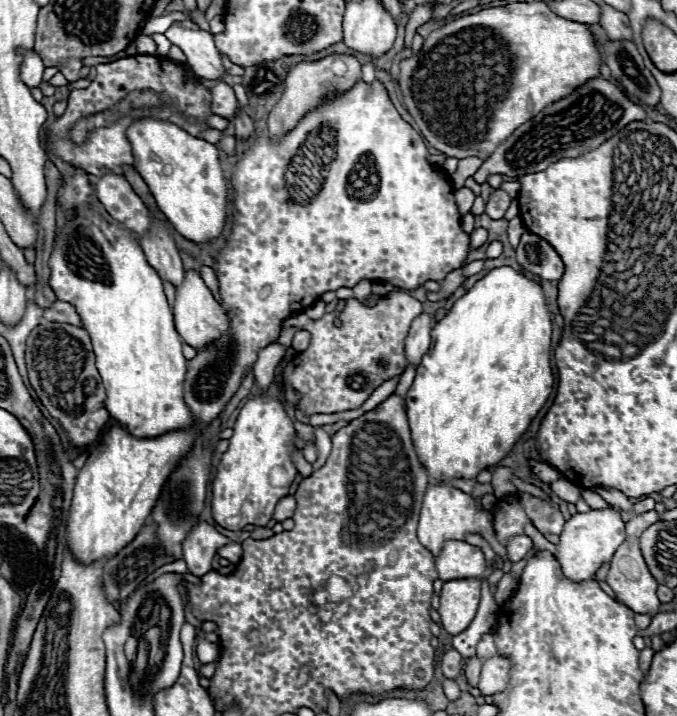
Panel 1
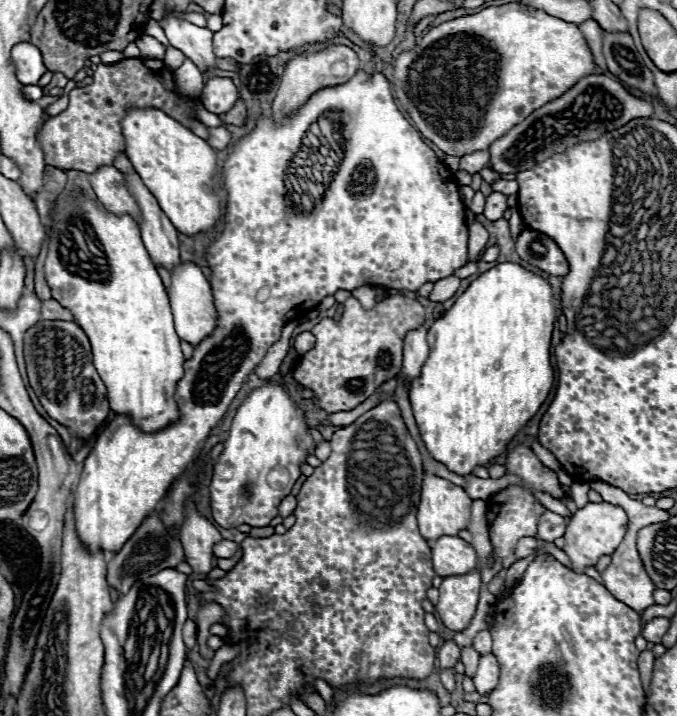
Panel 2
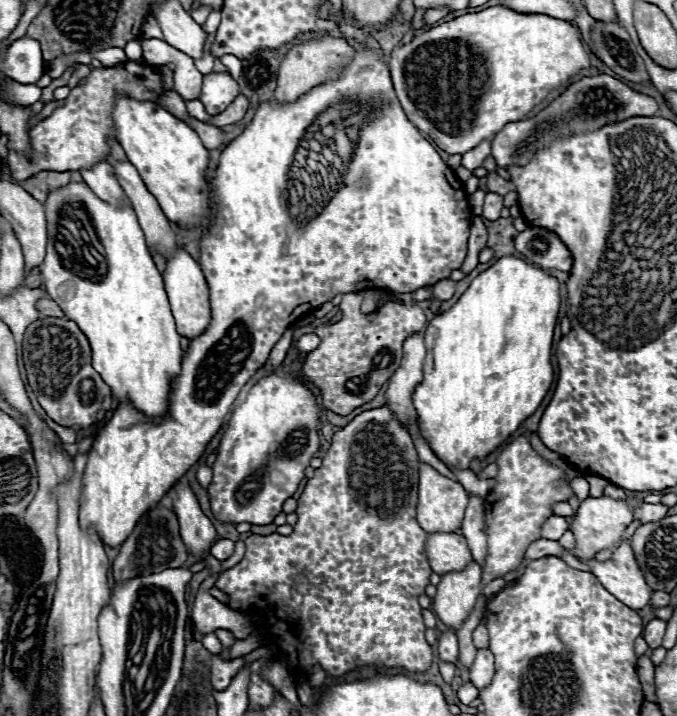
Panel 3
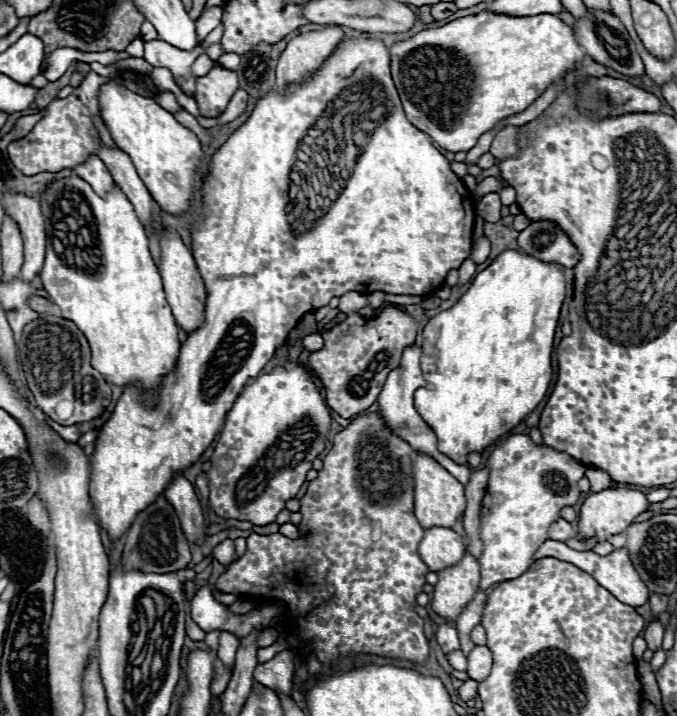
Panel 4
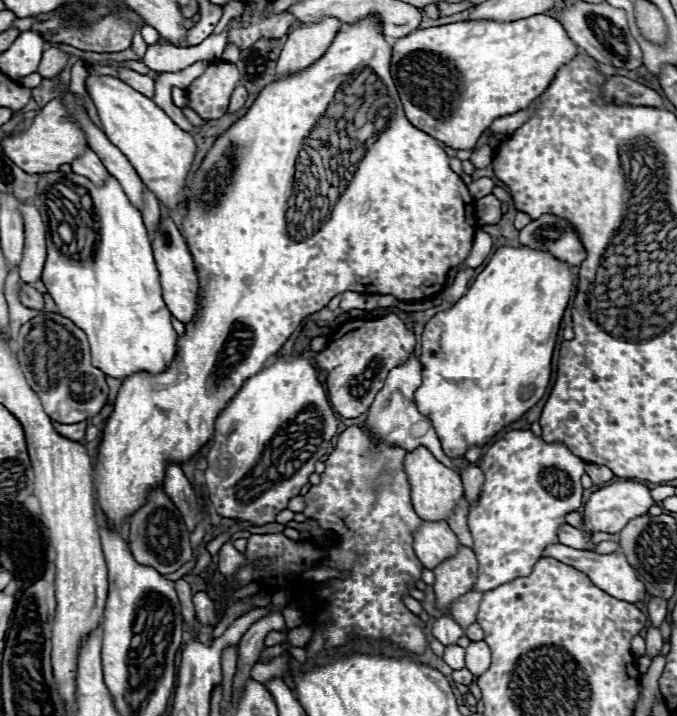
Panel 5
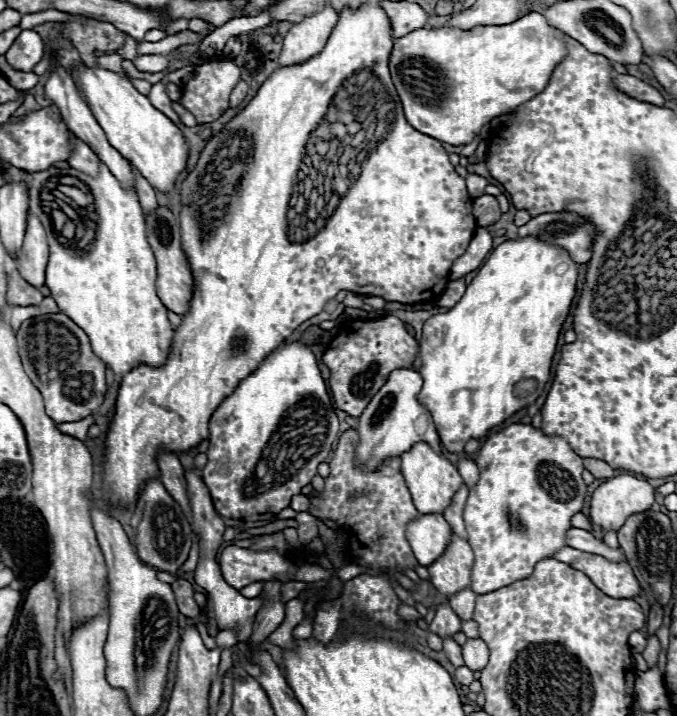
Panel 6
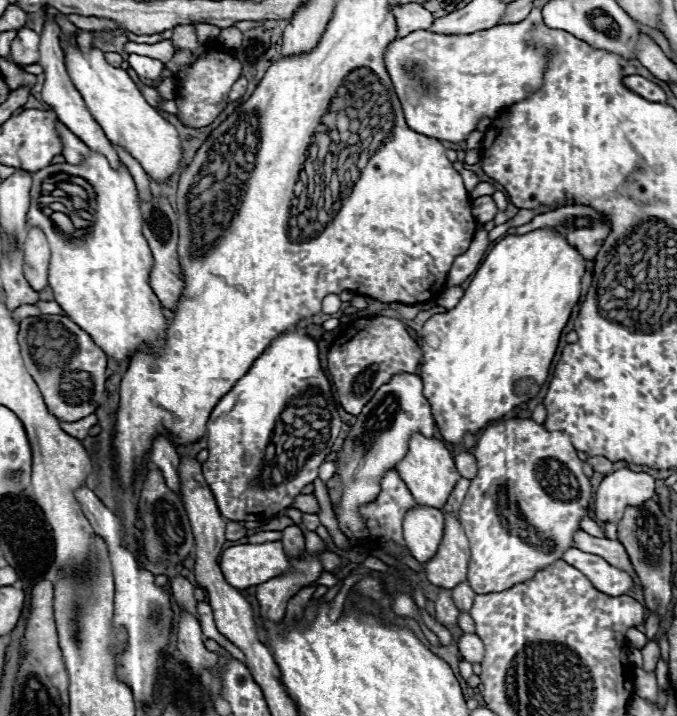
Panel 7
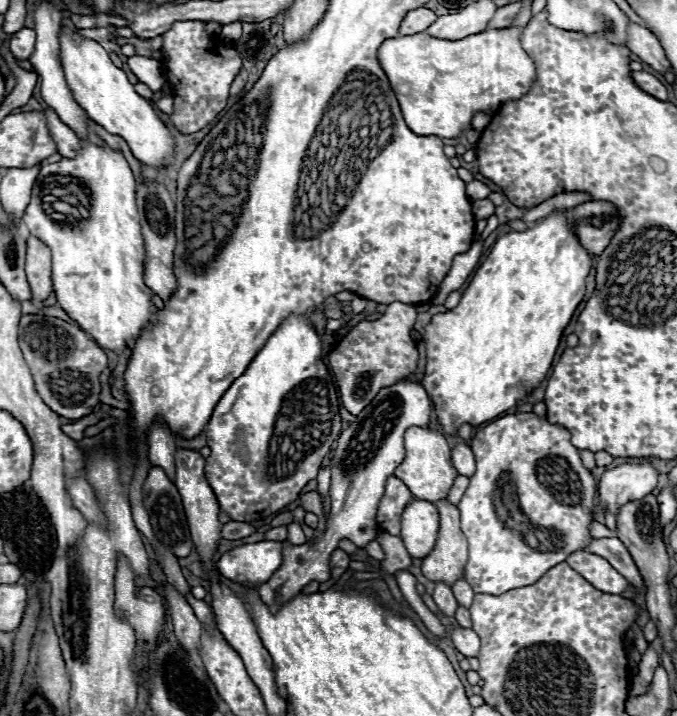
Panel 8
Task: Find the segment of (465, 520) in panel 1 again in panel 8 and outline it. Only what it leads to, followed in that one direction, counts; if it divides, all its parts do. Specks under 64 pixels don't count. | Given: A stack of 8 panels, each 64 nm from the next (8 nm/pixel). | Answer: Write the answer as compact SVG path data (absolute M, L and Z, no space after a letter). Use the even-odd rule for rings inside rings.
M412 426L404 434L404 450L406 450L404 462L396 468L394 476L400 478L416 498L422 498L428 502L436 502L436 500L446 498L458 472L452 466L450 446L448 446L444 434L438 430L432 430L432 428Z

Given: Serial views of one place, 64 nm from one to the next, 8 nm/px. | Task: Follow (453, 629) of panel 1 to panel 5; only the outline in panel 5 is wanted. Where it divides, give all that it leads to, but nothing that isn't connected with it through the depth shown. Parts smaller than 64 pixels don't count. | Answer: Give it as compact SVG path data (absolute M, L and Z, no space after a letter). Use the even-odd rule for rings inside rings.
M460 544L454 556L440 562L432 570L436 576L434 580L436 602L442 610L448 610L454 600L458 600L460 596L464 596L474 588L476 568L478 568L478 562L472 548Z

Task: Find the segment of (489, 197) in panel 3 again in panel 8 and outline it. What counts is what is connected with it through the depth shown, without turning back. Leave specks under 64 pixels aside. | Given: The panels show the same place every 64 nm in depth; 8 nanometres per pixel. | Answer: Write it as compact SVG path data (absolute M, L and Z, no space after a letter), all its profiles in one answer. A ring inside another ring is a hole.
M484 198L484 200L474 200L474 202L472 202L472 210L474 210L474 216L476 216L478 220L484 220L484 218L488 218L488 216L494 214L494 204L492 204L488 198Z

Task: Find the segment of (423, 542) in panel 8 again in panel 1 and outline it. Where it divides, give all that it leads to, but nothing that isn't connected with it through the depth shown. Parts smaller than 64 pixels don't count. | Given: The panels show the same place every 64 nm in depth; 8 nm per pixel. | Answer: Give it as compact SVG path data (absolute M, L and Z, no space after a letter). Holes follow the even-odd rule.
M446 540L440 554L436 556L436 570L442 580L456 578L486 578L490 570L486 568L484 554L478 546L462 540Z

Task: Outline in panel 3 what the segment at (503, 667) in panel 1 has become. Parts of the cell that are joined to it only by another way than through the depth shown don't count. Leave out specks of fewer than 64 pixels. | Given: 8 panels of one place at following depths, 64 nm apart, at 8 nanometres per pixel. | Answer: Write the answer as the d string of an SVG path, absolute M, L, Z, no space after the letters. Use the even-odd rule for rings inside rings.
M482 648L476 652L474 664L470 668L470 680L476 688L484 688L490 684L494 676L494 656L488 648Z

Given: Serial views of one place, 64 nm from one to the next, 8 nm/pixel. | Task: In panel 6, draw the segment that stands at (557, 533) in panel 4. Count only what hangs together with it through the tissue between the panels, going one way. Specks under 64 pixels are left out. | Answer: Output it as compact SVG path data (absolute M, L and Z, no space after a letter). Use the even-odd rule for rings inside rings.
M570 528L568 530L566 544L572 546L572 548L578 548L582 552L592 552L592 554L604 556L608 560L616 560L616 562L620 562L620 560L626 558L620 548L610 548L610 546L604 544L604 540L598 540L596 536L592 536L590 532L580 530L580 528Z

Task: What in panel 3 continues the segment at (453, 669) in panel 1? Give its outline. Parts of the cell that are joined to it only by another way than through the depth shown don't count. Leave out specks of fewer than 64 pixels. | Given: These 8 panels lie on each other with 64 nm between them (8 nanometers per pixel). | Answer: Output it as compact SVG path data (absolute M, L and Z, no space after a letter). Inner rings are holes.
M446 630L438 636L438 654L444 662L454 662L458 658L458 640L456 640L456 634L452 630Z

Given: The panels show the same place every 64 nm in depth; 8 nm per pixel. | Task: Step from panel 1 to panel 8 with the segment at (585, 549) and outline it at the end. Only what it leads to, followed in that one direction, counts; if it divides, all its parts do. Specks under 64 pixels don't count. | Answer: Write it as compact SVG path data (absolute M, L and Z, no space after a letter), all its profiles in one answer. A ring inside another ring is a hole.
M642 458L638 462L626 462L614 468L608 468L600 482L600 506L618 514L620 506L630 500L640 500L656 488L658 470L654 468L652 458Z

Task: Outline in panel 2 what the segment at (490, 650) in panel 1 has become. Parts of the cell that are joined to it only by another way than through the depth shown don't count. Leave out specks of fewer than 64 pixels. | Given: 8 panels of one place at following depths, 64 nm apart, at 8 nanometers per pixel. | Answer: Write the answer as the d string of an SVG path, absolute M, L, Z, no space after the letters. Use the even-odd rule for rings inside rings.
M480 630L474 638L474 648L480 652L480 654L488 654L492 650L492 638L490 638L490 632L488 630Z

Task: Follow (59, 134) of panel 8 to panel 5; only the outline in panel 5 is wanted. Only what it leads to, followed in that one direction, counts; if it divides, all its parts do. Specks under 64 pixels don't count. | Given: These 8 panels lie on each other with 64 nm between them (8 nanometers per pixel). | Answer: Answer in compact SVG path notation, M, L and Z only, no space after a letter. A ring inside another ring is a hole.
M86 148L84 154L78 156L78 158L72 162L72 170L74 170L76 174L80 174L80 176L90 178L90 180L92 180L94 184L98 184L98 186L100 186L100 184L106 180L106 176L108 176L108 172L106 172L106 168L102 166L100 158L98 158L90 148Z

